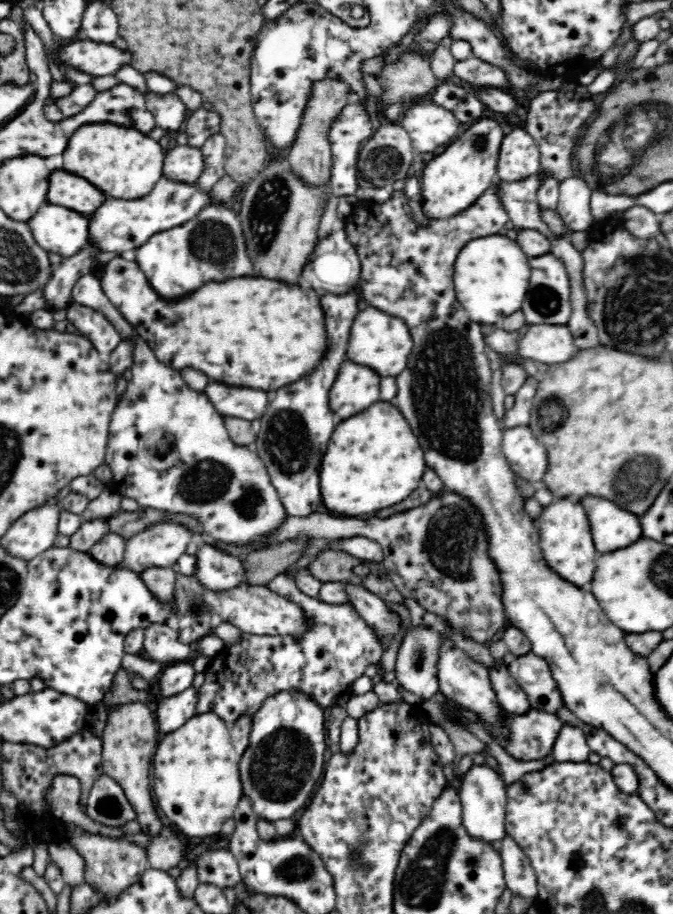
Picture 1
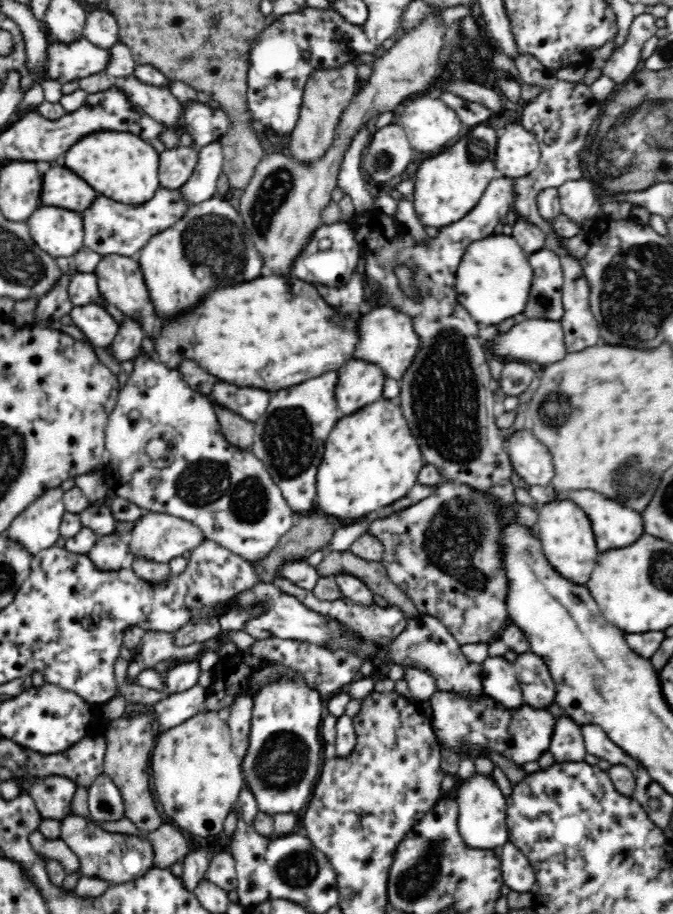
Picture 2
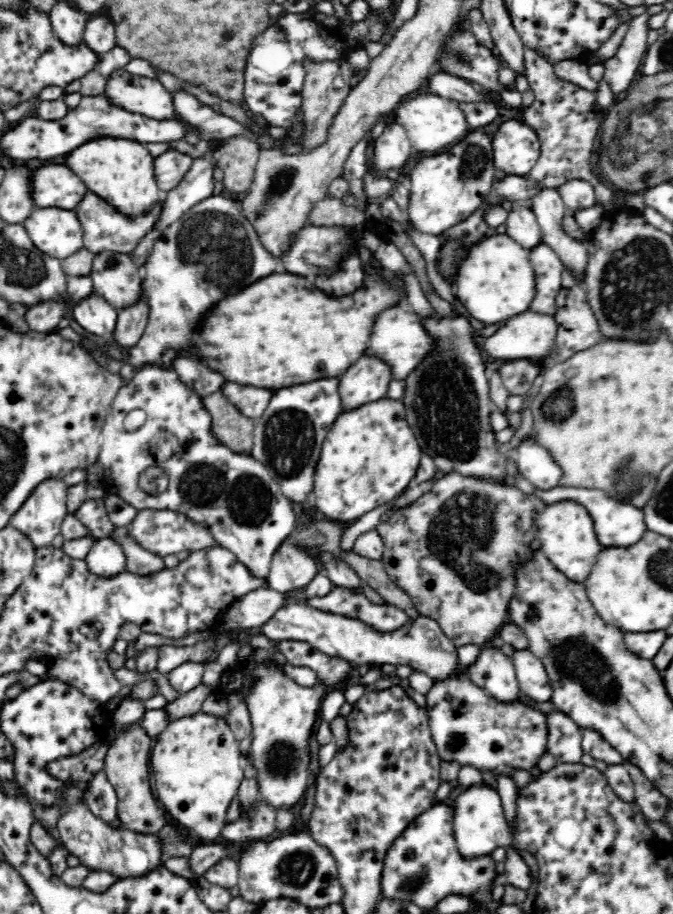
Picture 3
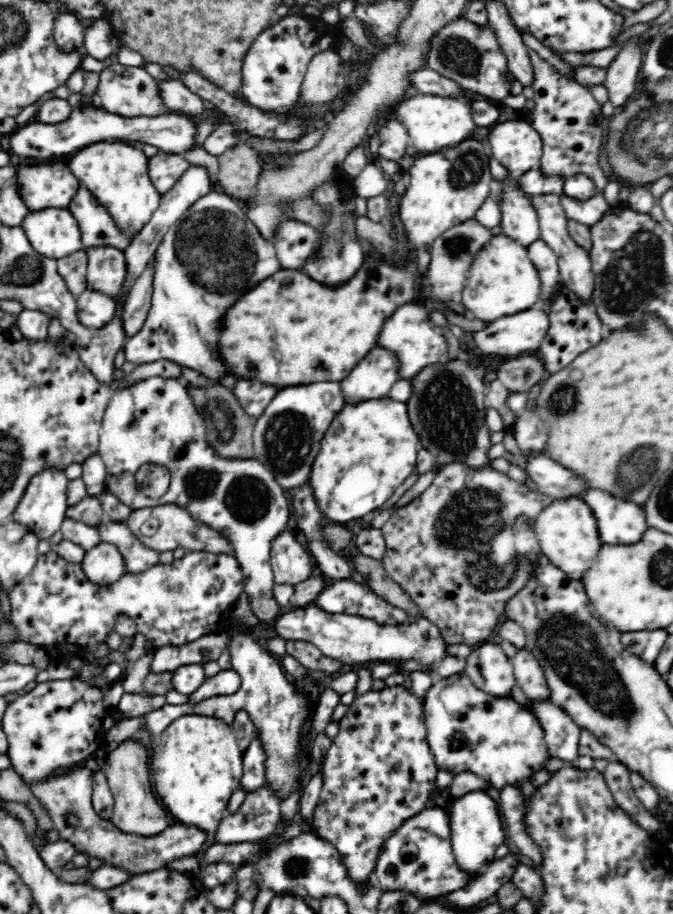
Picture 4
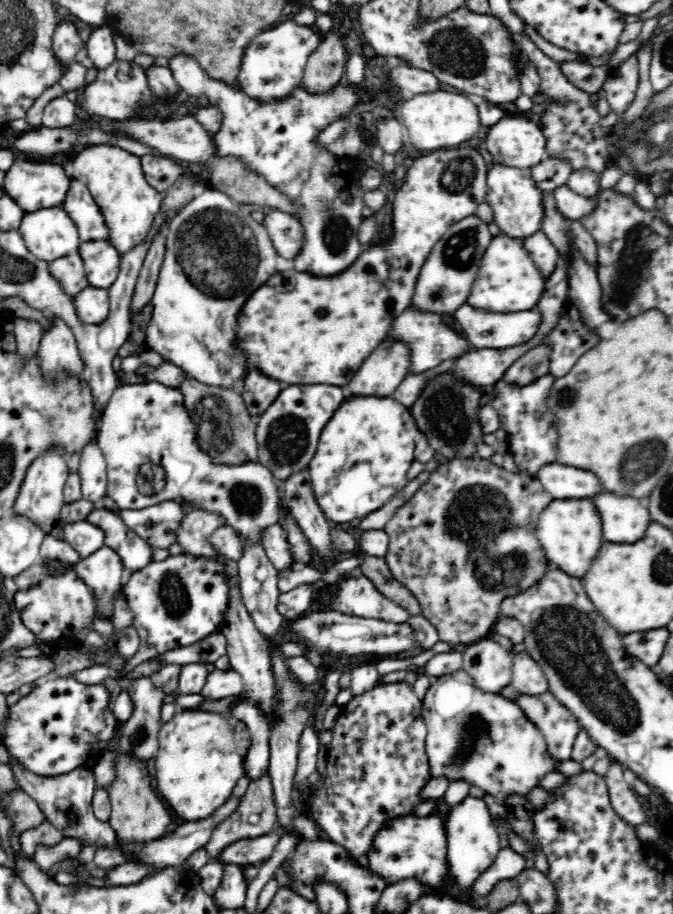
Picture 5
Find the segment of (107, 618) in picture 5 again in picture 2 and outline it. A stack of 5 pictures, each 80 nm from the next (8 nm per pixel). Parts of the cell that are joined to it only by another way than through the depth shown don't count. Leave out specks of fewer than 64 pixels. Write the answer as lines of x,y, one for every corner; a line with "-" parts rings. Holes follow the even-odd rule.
118,535
101,536
87,554
96,569
102,572
114,572
122,569
129,547

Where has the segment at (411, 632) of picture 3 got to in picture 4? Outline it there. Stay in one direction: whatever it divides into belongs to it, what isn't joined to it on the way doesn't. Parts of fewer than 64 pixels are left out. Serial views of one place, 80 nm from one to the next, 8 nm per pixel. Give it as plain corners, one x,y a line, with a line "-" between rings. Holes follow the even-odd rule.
311,604
300,610
284,611
274,624
272,633
287,641
303,641
305,645
318,648
324,656
345,666
369,661
404,663
410,659
427,666
447,656
447,642
442,638
438,626
421,616
409,619
402,625
382,625
360,616
328,613

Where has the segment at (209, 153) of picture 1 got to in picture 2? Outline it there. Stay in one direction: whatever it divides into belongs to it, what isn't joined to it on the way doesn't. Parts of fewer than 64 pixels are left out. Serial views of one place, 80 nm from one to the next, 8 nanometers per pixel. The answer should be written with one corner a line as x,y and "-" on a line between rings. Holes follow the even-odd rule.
219,141
212,142
198,153
197,166
190,179
180,186
182,203
190,206
216,196
217,181
223,174
222,148

